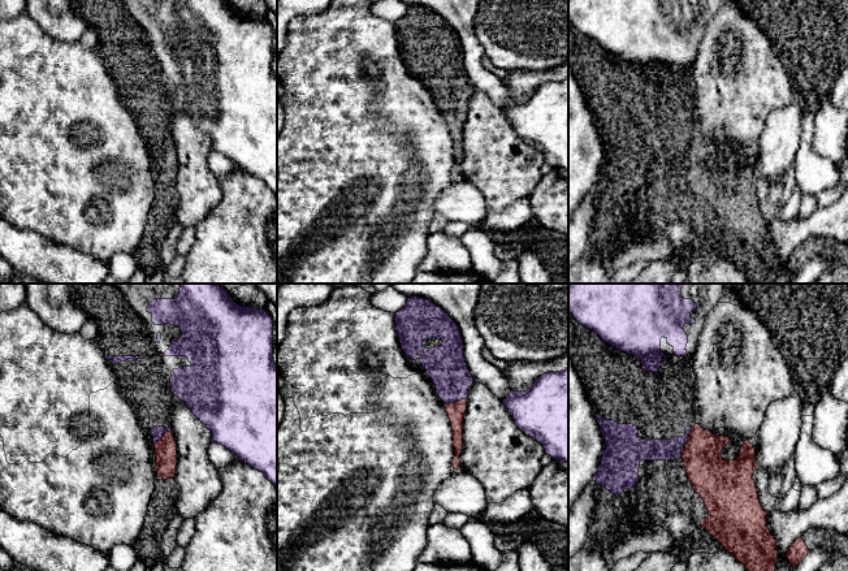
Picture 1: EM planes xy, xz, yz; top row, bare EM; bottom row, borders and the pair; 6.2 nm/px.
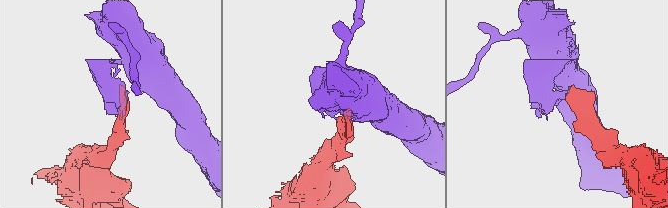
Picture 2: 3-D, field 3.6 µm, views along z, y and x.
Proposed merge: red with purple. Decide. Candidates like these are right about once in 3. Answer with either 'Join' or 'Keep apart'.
Keep apart

